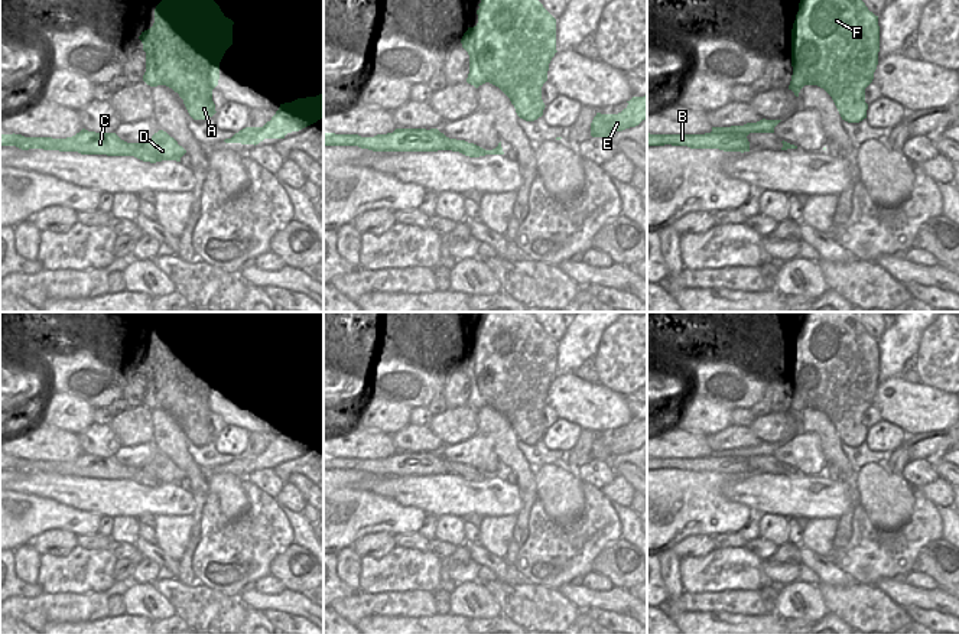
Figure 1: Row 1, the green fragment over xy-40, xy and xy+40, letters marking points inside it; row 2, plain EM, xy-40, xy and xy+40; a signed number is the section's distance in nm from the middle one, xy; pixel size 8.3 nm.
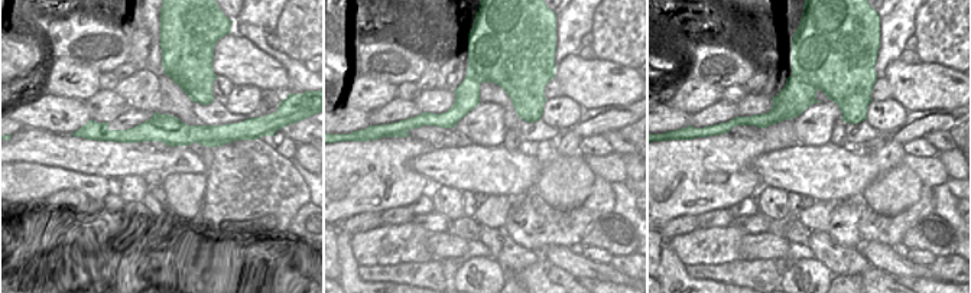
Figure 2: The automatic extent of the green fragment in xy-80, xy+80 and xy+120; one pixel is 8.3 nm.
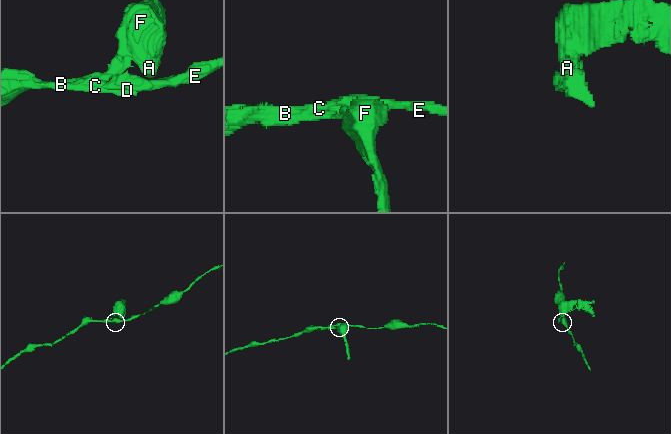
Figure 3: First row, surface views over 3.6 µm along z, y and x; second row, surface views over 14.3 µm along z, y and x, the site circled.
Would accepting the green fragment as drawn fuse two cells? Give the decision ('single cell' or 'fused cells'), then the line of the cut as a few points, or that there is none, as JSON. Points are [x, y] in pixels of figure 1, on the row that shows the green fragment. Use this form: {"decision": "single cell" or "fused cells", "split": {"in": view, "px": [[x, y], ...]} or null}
{"decision": "fused cells", "split": {"in": "xy+40", "px": [[712, 129], [747, 135]]}}

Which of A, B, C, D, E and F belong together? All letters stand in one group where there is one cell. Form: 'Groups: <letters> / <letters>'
Groups: A F / B C D E.

